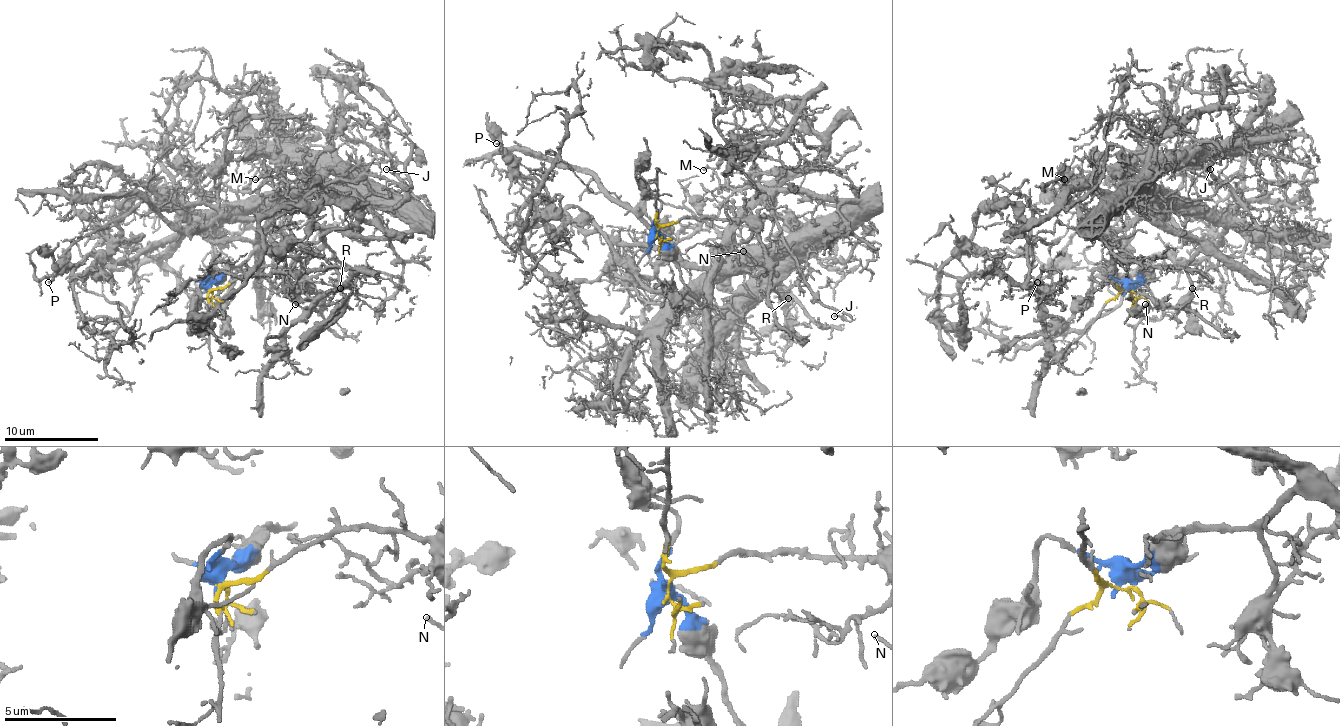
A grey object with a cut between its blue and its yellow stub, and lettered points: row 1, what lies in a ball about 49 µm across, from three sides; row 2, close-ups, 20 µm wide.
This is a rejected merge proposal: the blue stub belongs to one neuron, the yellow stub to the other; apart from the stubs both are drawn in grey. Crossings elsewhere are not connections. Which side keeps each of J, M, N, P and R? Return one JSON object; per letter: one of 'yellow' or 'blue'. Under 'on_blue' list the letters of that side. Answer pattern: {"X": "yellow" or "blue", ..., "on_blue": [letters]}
{"J": "yellow", "M": "yellow", "N": "yellow", "P": "blue", "R": "yellow", "on_blue": ["P"]}

